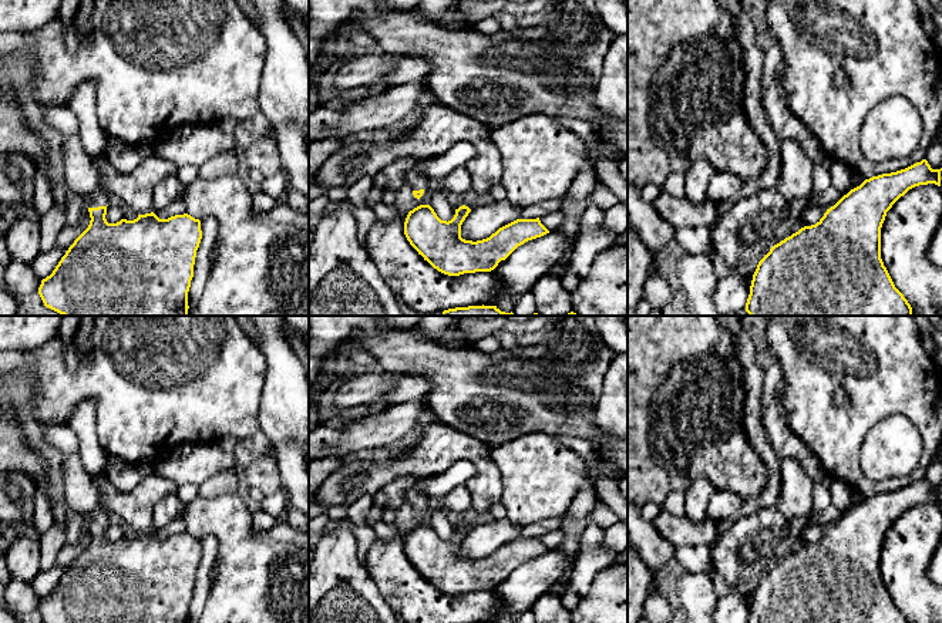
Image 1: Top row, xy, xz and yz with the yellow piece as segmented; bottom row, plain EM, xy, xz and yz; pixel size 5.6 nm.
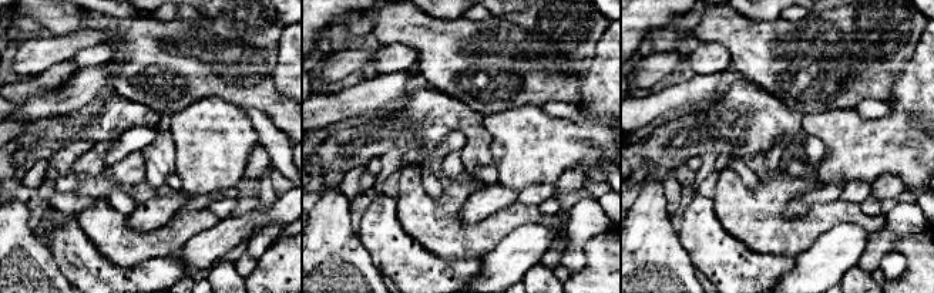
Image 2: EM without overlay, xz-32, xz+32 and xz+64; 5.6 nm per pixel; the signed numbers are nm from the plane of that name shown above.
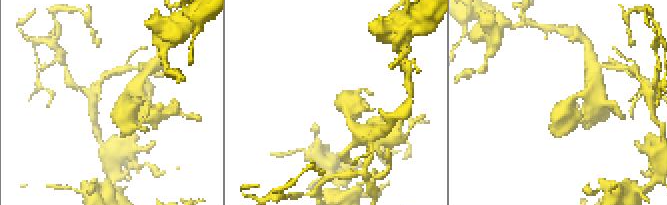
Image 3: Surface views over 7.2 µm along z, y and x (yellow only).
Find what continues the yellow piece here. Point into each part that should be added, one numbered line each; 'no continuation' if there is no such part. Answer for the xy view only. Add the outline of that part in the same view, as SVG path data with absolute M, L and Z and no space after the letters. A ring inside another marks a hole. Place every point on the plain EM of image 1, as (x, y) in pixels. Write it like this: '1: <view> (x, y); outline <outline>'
1: xy (83, 490); outline M78 454L67 457L64 464L64 495L68 505L80 513L88 526L107 525L111 515L104 504L102 482L105 474L92 474Z

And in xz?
1: xz (416, 498); outline M413 485L406 494L406 505L413 509L425 508L431 499L425 492Z

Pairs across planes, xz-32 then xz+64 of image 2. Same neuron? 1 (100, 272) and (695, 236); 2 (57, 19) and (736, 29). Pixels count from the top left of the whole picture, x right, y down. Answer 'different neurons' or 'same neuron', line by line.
1: same neuron
2: same neuron

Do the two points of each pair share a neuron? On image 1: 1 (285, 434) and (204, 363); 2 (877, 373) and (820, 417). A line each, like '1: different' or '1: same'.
1: different
2: same

